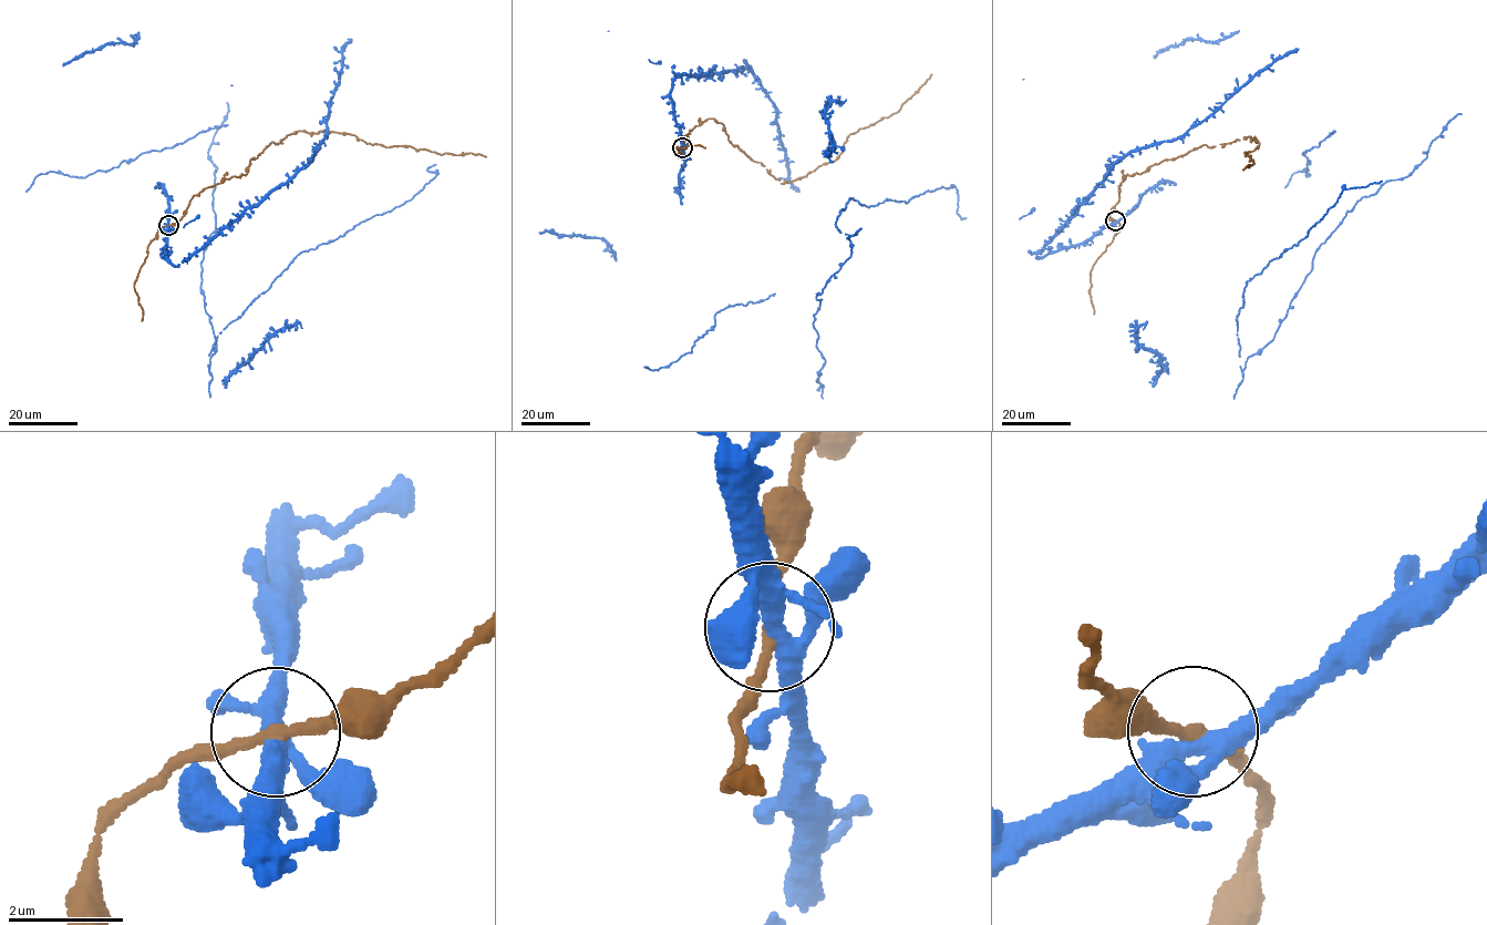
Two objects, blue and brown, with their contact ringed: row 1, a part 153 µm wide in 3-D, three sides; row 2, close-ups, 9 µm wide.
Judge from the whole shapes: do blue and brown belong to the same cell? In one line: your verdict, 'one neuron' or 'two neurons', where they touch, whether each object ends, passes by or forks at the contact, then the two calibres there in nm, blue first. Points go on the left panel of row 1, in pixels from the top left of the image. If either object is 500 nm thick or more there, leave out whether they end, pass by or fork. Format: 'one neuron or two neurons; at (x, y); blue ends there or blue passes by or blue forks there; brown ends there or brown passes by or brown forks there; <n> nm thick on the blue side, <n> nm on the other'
one neuron; at (168, 225); blue forks there; brown passes by; 320 nm thick on the blue side, 190 nm on the other

